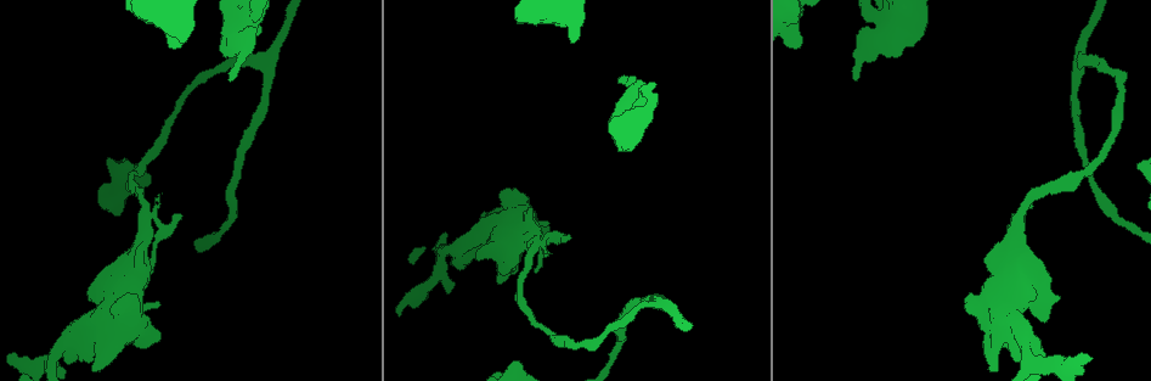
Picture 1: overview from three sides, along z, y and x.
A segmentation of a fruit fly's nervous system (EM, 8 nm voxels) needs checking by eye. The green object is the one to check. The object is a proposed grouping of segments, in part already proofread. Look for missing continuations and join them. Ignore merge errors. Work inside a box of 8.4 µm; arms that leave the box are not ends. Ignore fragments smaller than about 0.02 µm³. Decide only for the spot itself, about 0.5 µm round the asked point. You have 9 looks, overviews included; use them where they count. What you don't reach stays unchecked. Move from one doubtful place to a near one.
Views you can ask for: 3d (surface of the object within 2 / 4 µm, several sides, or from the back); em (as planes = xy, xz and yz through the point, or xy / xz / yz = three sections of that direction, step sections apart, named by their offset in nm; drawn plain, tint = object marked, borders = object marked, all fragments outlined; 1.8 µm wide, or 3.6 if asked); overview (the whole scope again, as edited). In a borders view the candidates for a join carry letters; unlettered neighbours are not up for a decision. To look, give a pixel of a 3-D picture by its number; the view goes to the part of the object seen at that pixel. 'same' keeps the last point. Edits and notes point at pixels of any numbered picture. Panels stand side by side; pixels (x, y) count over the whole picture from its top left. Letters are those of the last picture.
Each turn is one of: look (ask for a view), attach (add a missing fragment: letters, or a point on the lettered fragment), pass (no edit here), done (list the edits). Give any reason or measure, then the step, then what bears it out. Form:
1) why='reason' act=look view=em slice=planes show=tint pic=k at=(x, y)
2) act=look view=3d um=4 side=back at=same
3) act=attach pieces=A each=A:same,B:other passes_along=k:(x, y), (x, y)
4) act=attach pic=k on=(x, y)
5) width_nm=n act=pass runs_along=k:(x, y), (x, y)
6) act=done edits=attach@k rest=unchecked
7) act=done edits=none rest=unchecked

why='sudden change in width' act=look view=3d um=4 pic=1 at=(113, 335)

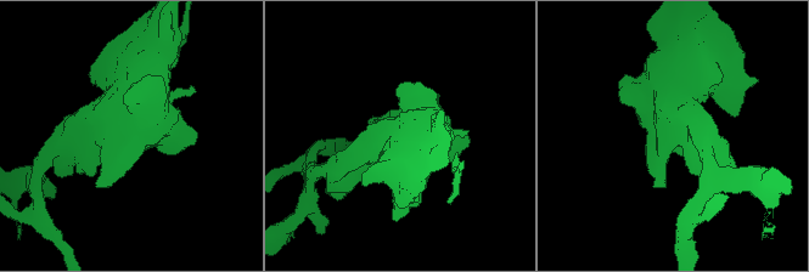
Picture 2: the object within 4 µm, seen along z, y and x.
arms=4 why='need the tissue' act=look view=em slice=planes show=borders pic=2 at=(668, 133)

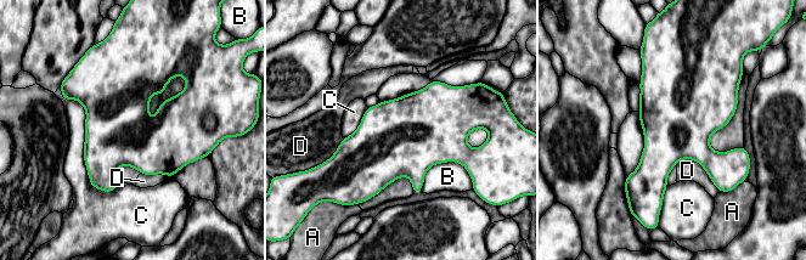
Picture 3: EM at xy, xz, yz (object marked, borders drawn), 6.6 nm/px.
width_nm=460 act=pass each=A:other,B:other,C:other,D:other border=3:(676, 163), (694, 159), (719, 191) found='none of them fits'

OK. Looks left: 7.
why='calibre changes' act=look view=em slice=planes show=borders pic=1 at=(1008, 235)

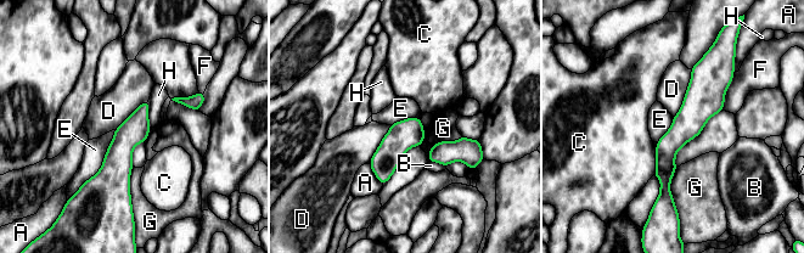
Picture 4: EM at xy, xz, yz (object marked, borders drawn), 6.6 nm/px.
act=pass each=A:other,B:other,C:other,D:other,E:other,F:other,G:other,H:other border=4:(114, 130), (101, 167), (77, 190) found='no lettered fragment goes on from it'

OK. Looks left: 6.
why='free end' act=look view=3d um=4 pic=1 at=(618, 79)

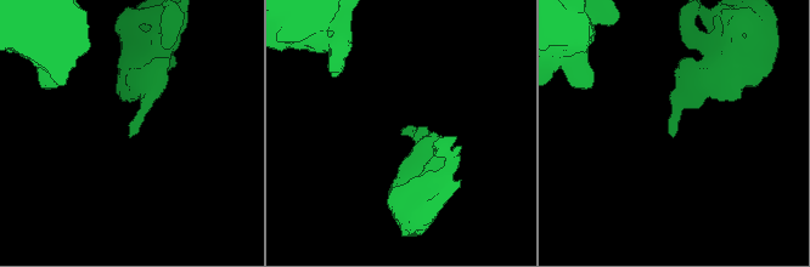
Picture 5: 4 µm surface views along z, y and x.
why='now the EM' act=look view=em slice=planes show=borders pic=5 at=(403, 128)

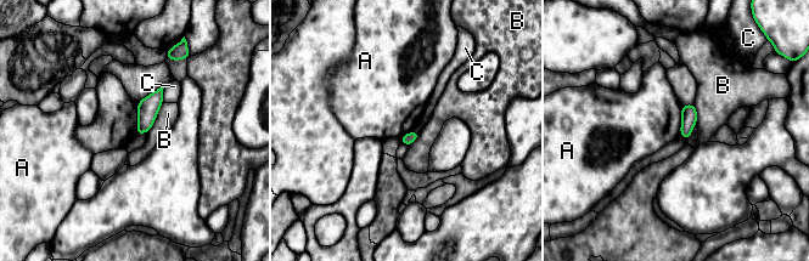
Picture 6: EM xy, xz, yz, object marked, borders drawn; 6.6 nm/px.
act=pass each=A:other,B:other,C:other border=6:(138, 102), (135, 134) found='none of them fits'

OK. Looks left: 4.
why='stops while still wide' act=look view=3d um=2 pic=1 at=(802, 43)

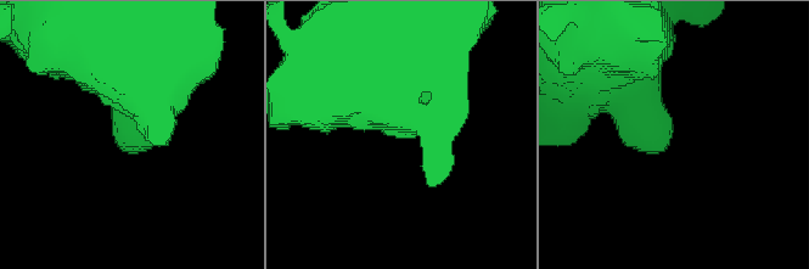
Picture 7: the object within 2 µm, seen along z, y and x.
act=look view=em slice=planes show=plain pic=7 at=(126, 140)

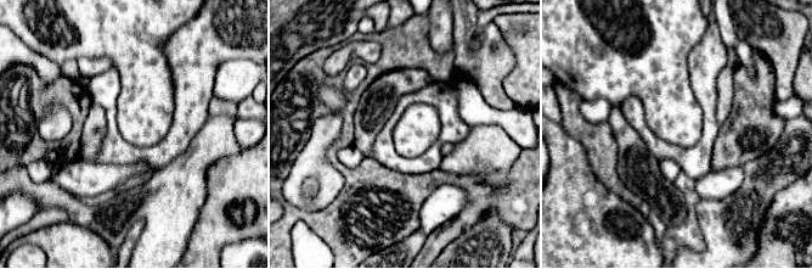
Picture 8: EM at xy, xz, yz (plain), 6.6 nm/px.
act=look view=em slice=planes show=borders at=same

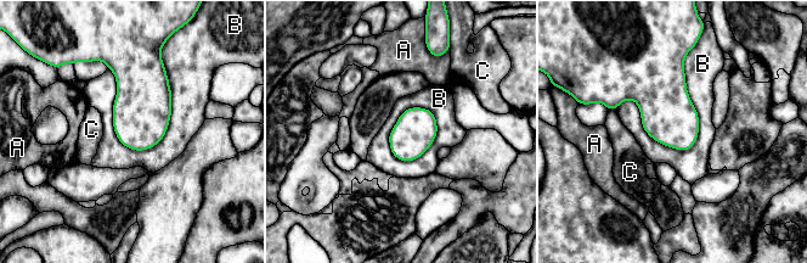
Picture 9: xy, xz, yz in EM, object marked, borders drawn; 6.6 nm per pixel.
act=pass each=A:other,B:other,C:other border=9:(162, 59), (169, 124), (134, 151) found='none of them fits'

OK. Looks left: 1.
act=done edits=none rest=unchecked

